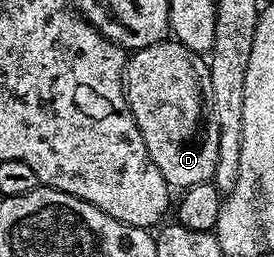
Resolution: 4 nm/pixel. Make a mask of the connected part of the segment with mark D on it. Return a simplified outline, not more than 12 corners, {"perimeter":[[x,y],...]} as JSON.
{"perimeter":[[132,51],[125,99],[170,187],[213,182],[209,63]]}

